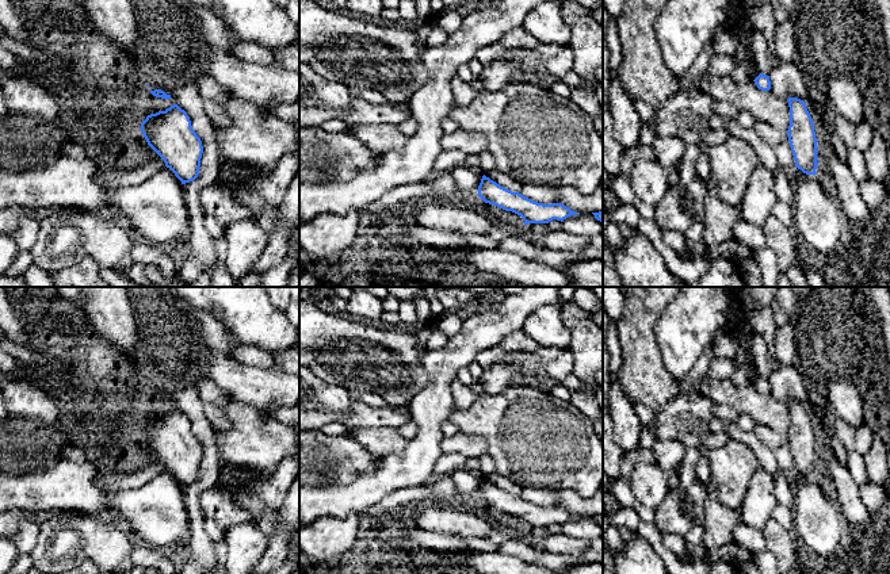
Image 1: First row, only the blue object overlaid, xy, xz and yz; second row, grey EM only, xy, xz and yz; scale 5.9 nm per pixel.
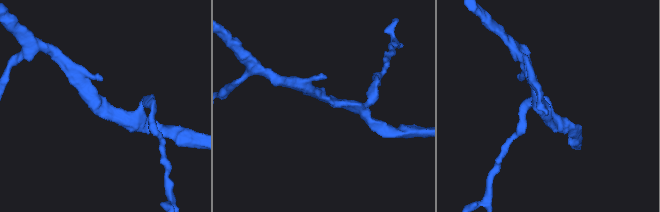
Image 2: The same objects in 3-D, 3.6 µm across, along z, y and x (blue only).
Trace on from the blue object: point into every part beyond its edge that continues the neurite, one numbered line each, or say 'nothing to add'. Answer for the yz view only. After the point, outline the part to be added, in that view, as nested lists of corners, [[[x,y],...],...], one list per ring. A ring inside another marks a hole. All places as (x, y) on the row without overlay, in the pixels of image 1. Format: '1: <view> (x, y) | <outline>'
nothing to add

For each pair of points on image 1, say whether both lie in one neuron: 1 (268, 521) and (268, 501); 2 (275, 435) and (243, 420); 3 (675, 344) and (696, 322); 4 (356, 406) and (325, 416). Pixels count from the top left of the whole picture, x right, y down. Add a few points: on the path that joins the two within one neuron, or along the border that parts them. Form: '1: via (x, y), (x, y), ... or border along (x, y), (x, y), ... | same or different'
1: via (268, 516), (268, 506) | same
2: via (267, 435), (258, 435), (251, 428) | same
3: via (680, 339), (691, 328) | same
4: via (351, 414), (348, 417), (333, 417) | same

